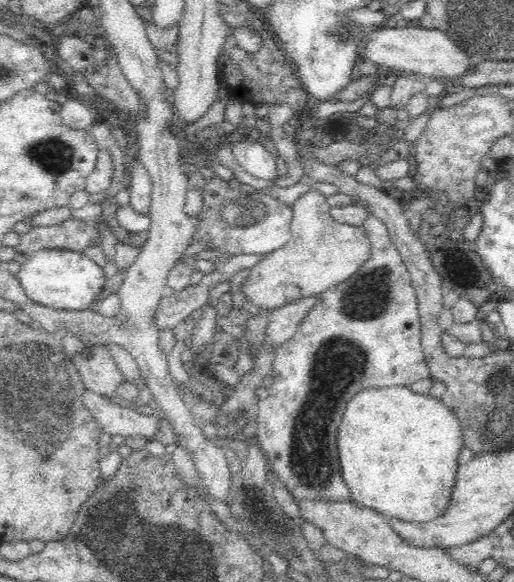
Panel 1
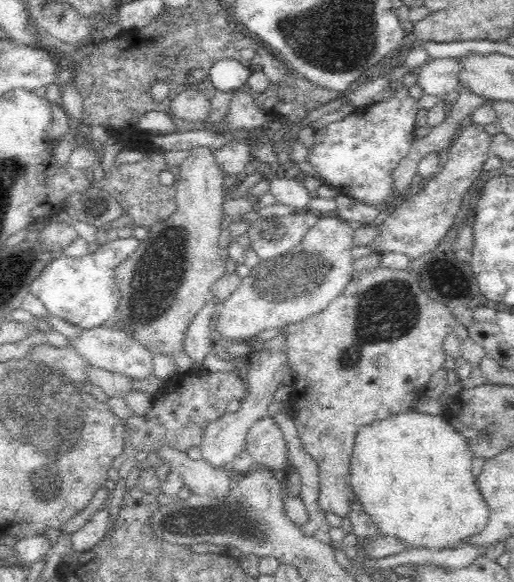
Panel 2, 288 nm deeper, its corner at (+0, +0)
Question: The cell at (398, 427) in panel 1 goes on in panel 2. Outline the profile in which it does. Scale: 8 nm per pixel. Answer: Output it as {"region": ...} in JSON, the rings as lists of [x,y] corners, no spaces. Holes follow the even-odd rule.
{"region":[[[408,408],[358,426],[350,462],[350,488],[376,524],[380,536],[394,536],[416,548],[438,550],[456,546],[464,536],[482,530],[488,520],[488,508],[478,494],[476,476],[472,476],[472,458],[474,452],[470,450],[470,442],[444,414]]]}

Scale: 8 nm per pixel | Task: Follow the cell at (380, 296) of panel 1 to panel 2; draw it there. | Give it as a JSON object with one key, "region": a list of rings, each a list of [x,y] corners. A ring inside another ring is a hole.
{"region":[[[380,258],[376,264],[356,268],[344,294],[340,294],[326,310],[286,326],[288,366],[294,372],[292,394],[286,400],[286,408],[292,414],[292,424],[298,432],[302,450],[316,464],[316,508],[322,514],[334,512],[340,518],[350,516],[354,502],[358,502],[350,488],[350,462],[358,426],[408,410],[412,408],[410,404],[414,398],[426,394],[430,378],[442,370],[446,360],[442,342],[450,332],[454,332],[454,322],[456,316],[450,306],[430,298],[430,294],[420,286],[420,280],[416,280],[416,274],[410,270],[390,270]]]}

